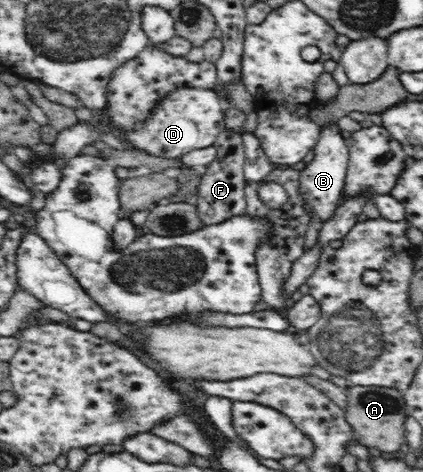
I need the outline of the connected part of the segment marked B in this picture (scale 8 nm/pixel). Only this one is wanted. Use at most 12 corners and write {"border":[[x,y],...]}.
{"border":[[322,126],[300,171],[301,198],[323,222],[344,199],[349,149],[339,126]]}

